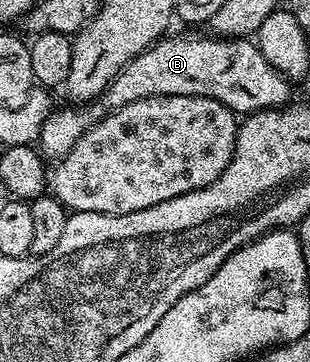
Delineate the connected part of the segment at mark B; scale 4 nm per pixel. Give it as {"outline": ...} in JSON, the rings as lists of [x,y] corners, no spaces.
{"outline":[[[171,35],[157,39],[141,55],[131,59],[116,74],[114,81],[110,81],[98,101],[75,109],[68,106],[60,111],[59,108],[49,115],[42,125],[39,146],[49,156],[62,157],[96,122],[104,118],[106,112],[116,111],[134,101],[155,95],[197,95],[217,99],[233,113],[251,113],[273,105],[284,105],[293,98],[293,84],[282,73],[278,73],[278,69],[274,69],[266,57],[262,57],[251,38],[212,37],[208,40],[195,39],[192,35]]]}

